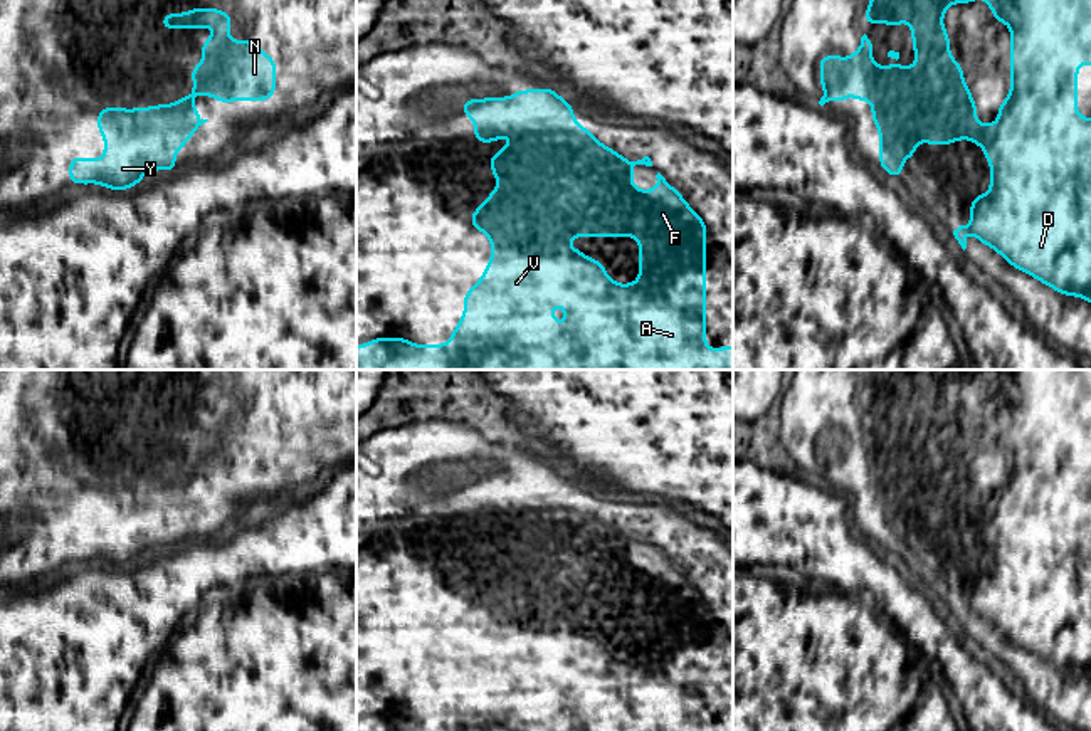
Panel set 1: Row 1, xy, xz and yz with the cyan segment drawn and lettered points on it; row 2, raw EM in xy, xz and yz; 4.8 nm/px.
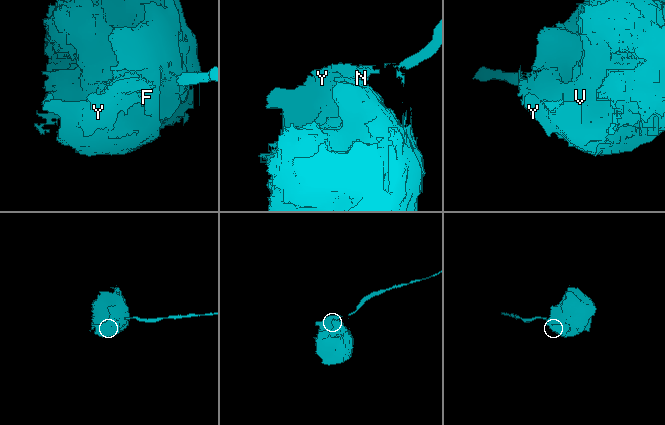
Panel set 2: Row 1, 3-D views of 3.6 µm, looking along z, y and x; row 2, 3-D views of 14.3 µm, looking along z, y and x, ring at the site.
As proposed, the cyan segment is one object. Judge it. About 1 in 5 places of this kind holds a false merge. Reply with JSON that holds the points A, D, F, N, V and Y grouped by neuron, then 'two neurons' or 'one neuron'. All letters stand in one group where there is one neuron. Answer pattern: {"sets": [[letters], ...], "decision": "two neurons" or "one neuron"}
{"sets": [["A", "D", "F", "N", "V", "Y"]], "decision": "one neuron"}

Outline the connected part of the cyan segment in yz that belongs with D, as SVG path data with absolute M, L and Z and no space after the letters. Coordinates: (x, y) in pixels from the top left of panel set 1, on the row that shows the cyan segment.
M869 0L864 27L869 24L888 24L901 27L903 18L909 18L913 52L916 55L914 67L903 67L899 64L883 67L871 60L872 44L864 34L861 37L861 47L851 57L841 57L827 54L819 59L817 71L820 69L820 86L825 89L819 104L824 106L830 99L837 104L846 103L846 96L852 94L857 99L857 106L867 97L872 103L872 116L867 123L878 123L879 133L879 165L888 176L903 176L903 160L916 156L916 141L921 139L925 145L955 145L960 138L968 138L972 145L983 146L983 156L990 161L990 192L987 195L978 193L970 200L970 225L960 225L953 230L955 239L967 249L967 232L972 230L975 239L1000 254L1012 267L1032 276L1046 286L1051 286L1062 296L1078 296L1091 302L1091 118L1078 116L1078 67L1081 64L1091 64L1091 0L985 0L990 5L990 13L999 24L1010 25L1010 94L999 104L999 119L993 124L977 123L977 101L970 96L970 86L963 82L963 66L950 55L950 34L943 29L943 12L951 3L973 3L975 0Z

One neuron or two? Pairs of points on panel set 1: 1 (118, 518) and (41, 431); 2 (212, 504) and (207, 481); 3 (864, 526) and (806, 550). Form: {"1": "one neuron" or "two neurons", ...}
{"1": "one neuron", "2": "one neuron", "3": "two neurons"}

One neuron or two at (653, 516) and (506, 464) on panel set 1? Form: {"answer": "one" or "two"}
{"answer": "one"}

